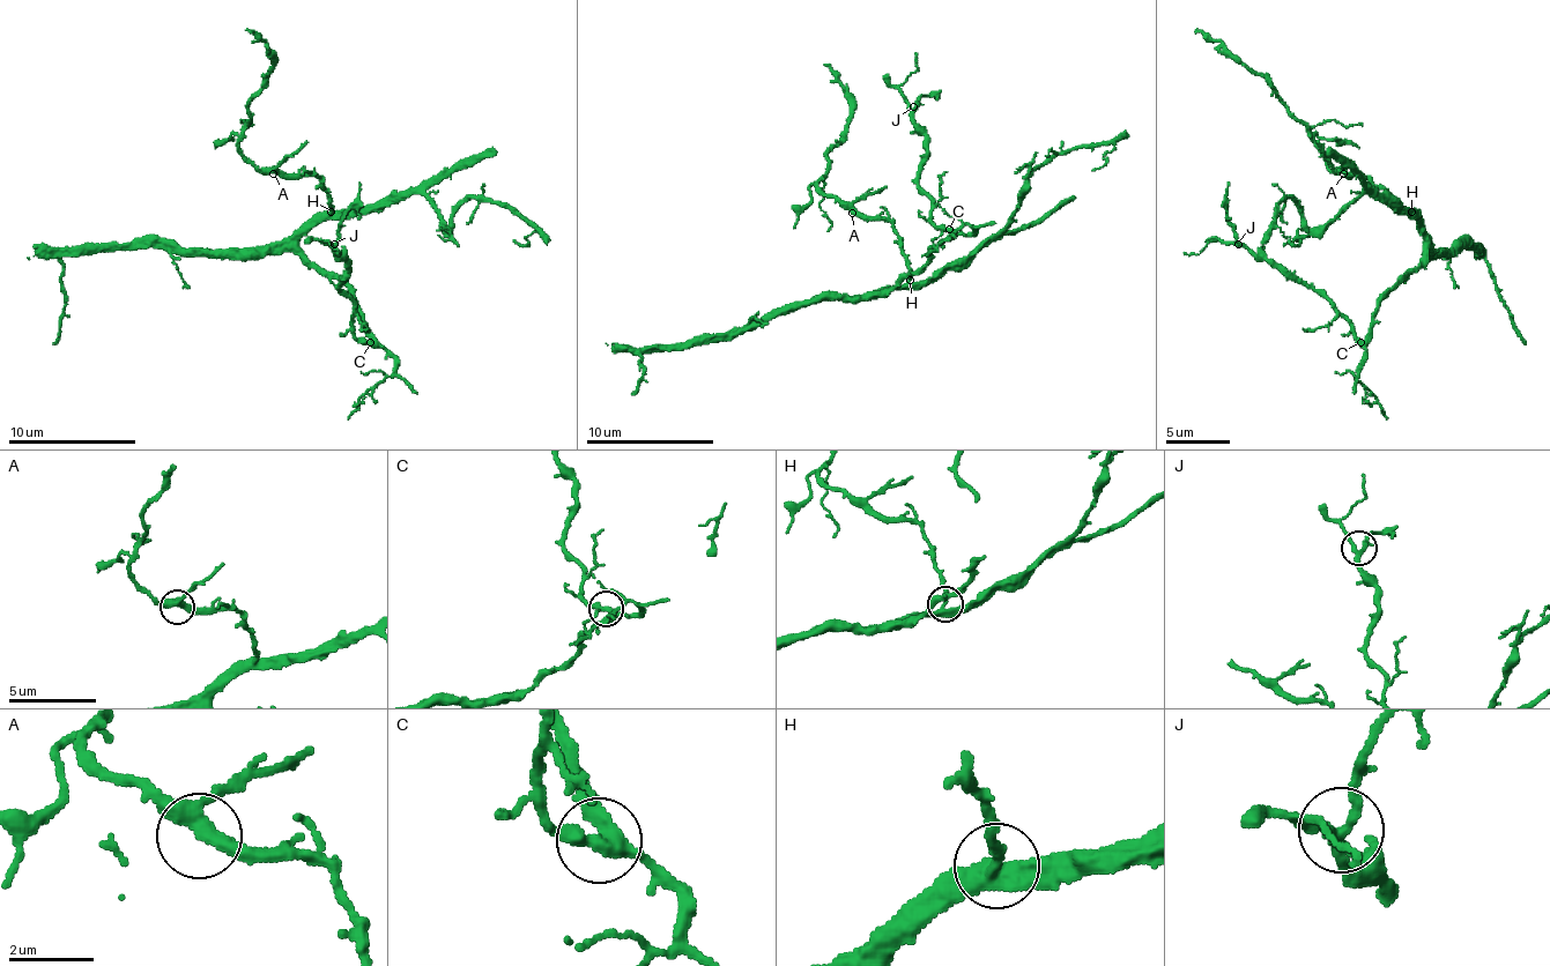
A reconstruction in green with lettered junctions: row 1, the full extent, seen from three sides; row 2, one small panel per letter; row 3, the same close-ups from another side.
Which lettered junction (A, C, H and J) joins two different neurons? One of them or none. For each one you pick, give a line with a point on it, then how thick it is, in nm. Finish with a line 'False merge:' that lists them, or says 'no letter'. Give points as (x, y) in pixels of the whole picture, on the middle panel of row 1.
False merge: no letter

